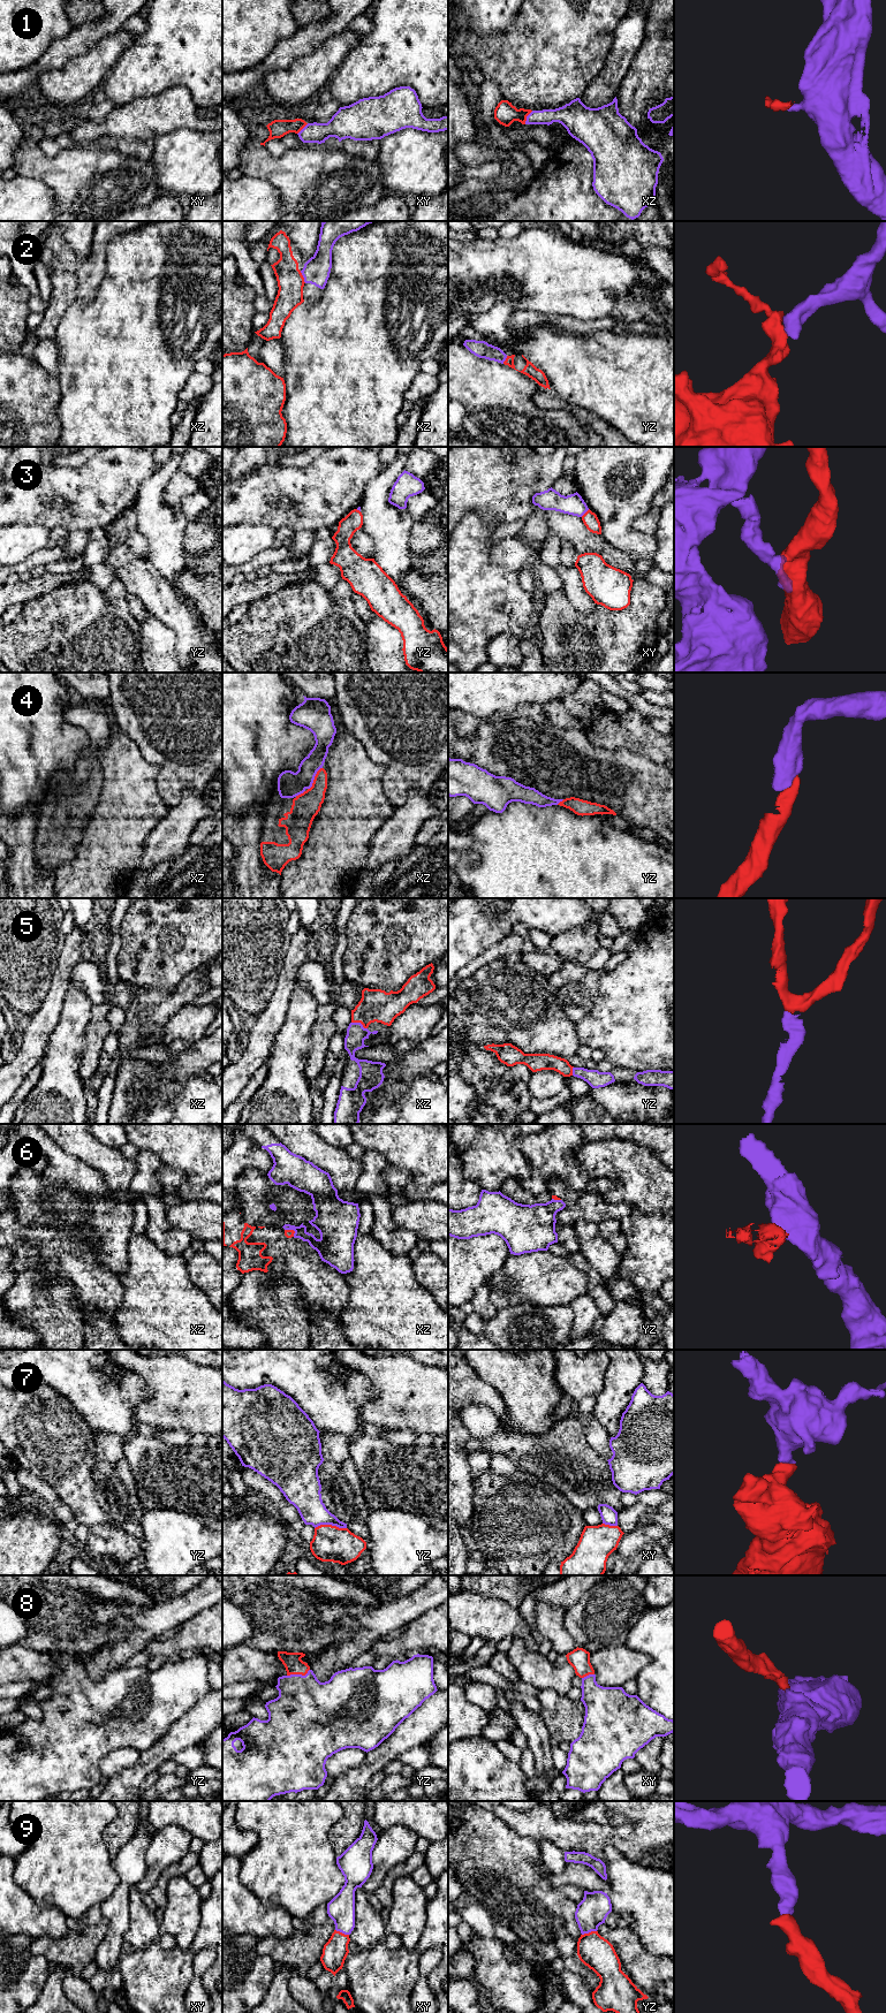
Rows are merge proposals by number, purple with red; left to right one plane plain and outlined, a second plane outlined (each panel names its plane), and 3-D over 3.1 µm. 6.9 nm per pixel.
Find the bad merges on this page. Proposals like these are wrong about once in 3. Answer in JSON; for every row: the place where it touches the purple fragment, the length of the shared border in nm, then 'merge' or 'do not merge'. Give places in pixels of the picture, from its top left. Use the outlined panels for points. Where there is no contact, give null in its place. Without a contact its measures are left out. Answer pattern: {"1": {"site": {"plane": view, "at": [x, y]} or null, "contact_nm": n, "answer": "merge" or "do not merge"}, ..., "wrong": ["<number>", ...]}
{"1": {"site": {"plane": "xz", "at": [527, 118]}, "contact_nm": 110, "answer": "do not merge"}, "2": {"site": {"plane": "xz", "at": [303, 276]}, "contact_nm": 100, "answer": "merge"}, "3": {"site": {"plane": "xy", "at": [584, 513]}, "contact_nm": 80, "answer": "do not merge"}, "4": {"site": {"plane": "xz", "at": [313, 779]}, "contact_nm": 190, "answer": "merge"}, "5": {"site": {"plane": "xz", "at": [360, 1023]}, "contact_nm": 120, "answer": "merge"}, "6": {"site": {"plane": "xz", "at": [292, 1229]}, "contact_nm": 90, "answer": "do not merge"}, "7": {"site": {"plane": "yz", "at": [330, 1524]}, "contact_nm": 220, "answer": "do not merge"}, "8": {"site": {"plane": "yz", "at": [298, 1675]}, "contact_nm": 170, "answer": "merge"}, "9": {"site": {"plane": "yz", "at": [589, 1931]}, "contact_nm": 110, "answer": "merge"}, "wrong": ["1", "3", "6", "7"]}

